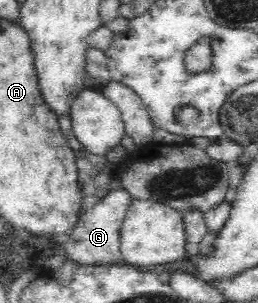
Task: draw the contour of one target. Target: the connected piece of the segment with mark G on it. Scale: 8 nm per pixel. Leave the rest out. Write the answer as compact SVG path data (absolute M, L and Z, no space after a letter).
M124 189L111 190L82 214L74 226L74 231L67 236L68 240L62 243L56 242L65 253L66 260L70 260L76 265L122 264L122 253L120 252L121 225L132 200L130 193Z

